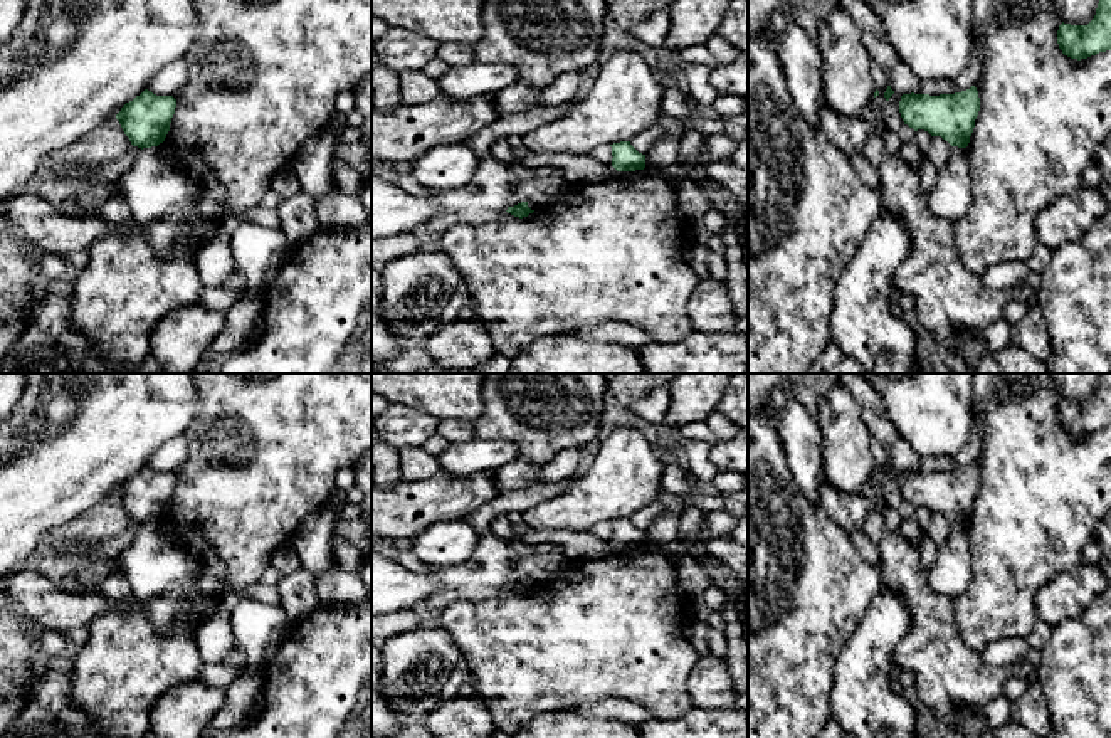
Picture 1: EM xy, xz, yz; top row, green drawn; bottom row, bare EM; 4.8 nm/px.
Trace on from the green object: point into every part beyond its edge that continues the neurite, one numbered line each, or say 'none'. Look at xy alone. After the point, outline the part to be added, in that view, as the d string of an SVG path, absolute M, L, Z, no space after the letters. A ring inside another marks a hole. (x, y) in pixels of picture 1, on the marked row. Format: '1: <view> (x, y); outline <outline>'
none

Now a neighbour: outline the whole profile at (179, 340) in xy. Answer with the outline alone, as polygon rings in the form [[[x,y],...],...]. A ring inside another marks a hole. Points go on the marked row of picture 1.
[[[200,303],[178,308],[161,318],[150,338],[151,355],[161,373],[193,373],[203,353],[225,326],[227,313]]]

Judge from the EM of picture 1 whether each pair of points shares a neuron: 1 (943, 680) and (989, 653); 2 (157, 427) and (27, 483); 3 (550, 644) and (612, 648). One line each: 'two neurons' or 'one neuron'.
1: two neurons
2: one neuron
3: one neuron

